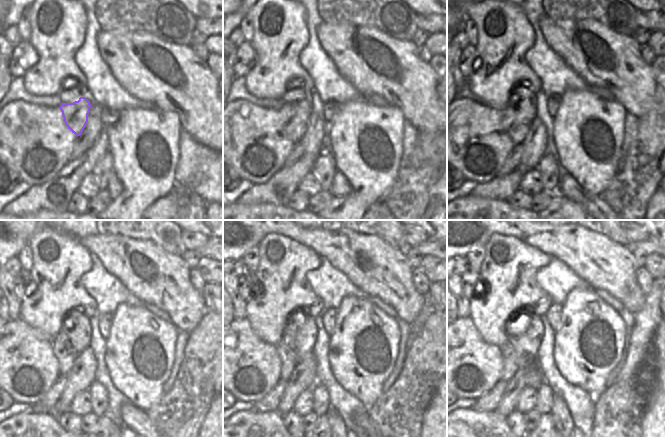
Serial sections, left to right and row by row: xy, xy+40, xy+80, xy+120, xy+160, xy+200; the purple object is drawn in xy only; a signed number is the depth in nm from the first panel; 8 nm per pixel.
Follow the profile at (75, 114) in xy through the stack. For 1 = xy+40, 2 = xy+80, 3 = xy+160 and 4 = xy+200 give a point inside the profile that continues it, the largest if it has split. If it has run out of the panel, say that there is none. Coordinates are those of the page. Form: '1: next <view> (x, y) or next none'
1: next xy+40 (295, 116)
2: next xy+80 (516, 124)
3: next xy+160 (286, 348)
4: next xy+200 (509, 356)

